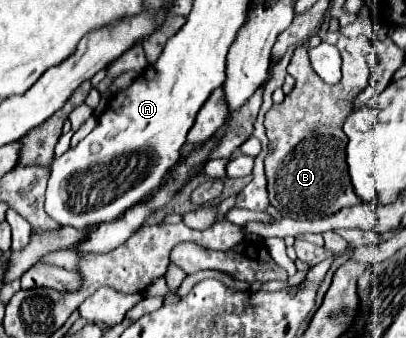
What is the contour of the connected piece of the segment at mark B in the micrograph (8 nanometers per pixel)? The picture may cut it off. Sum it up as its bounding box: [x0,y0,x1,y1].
[264,44,368,218]

